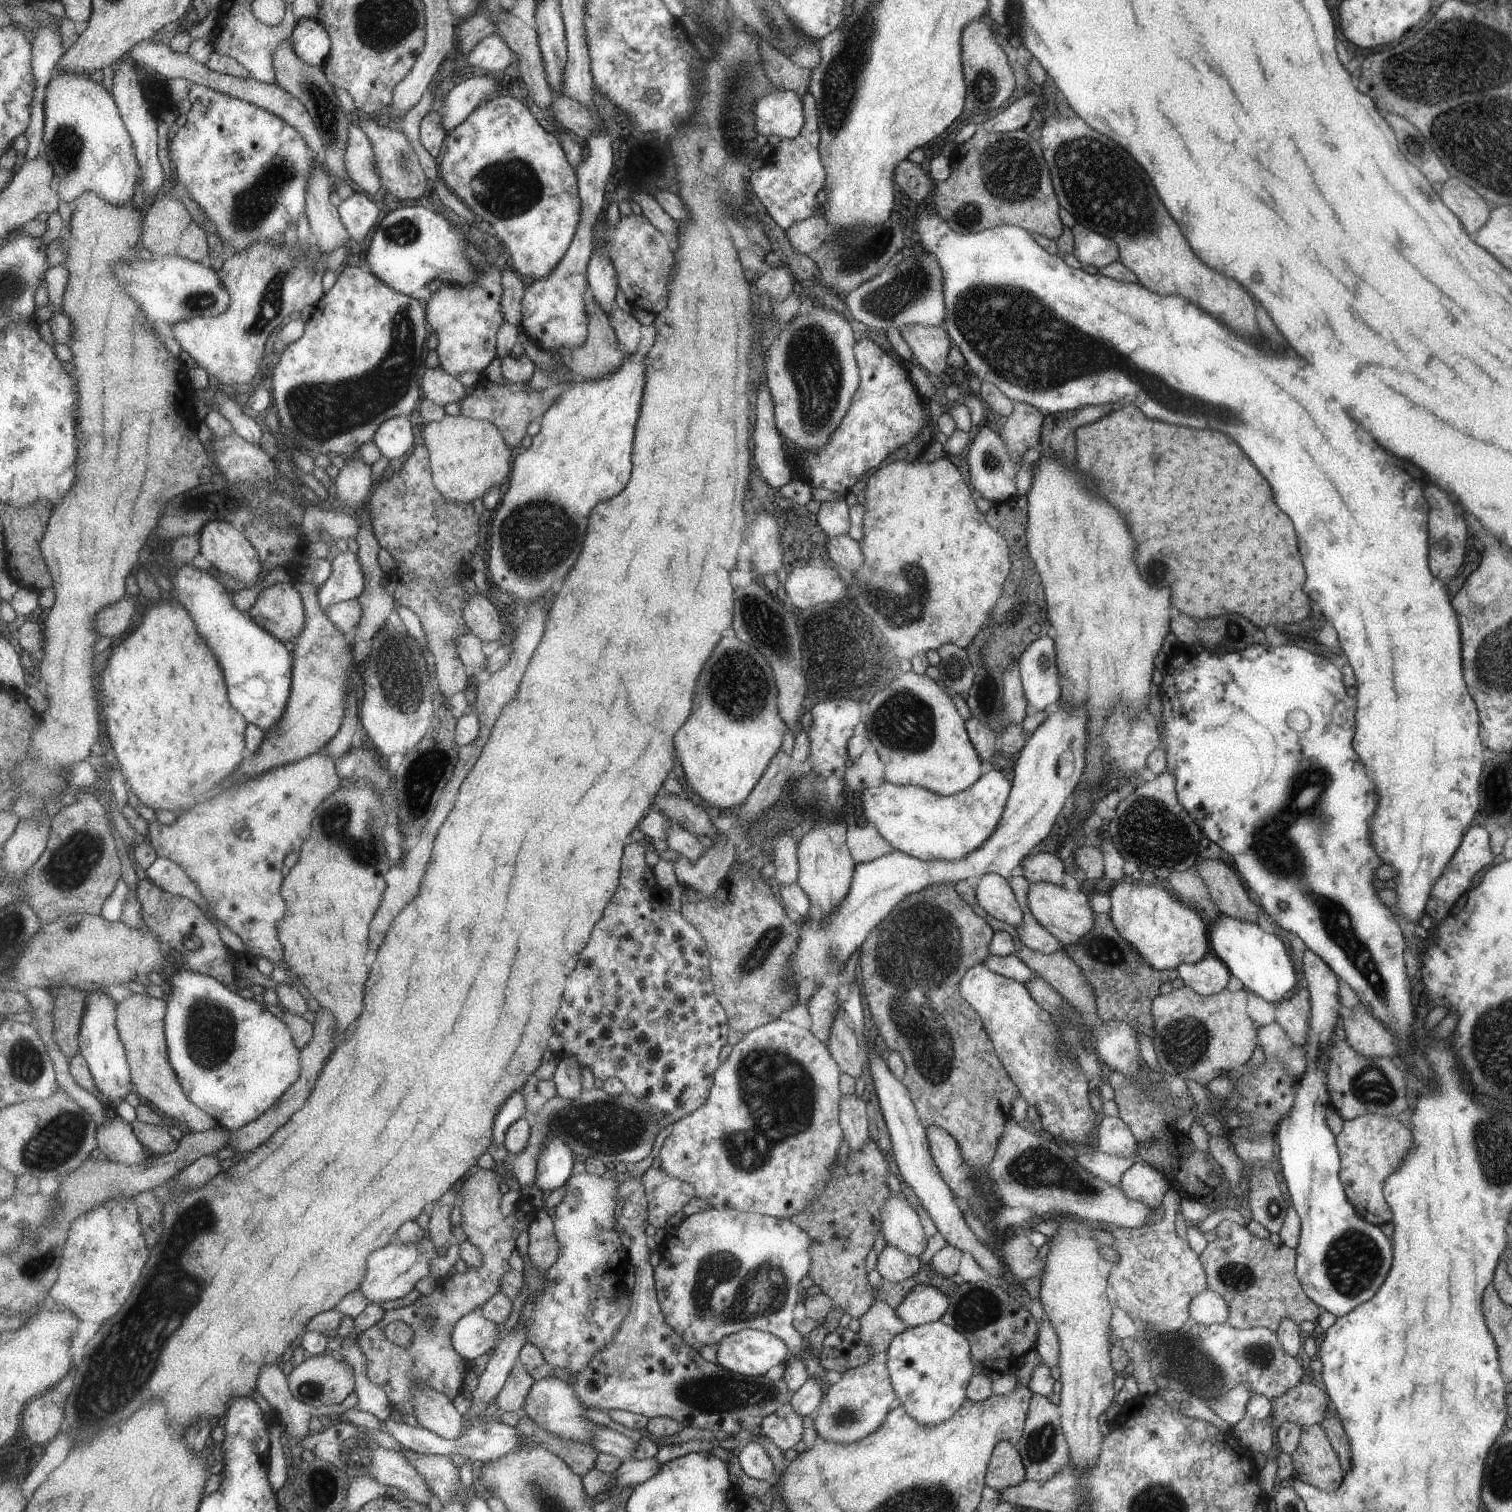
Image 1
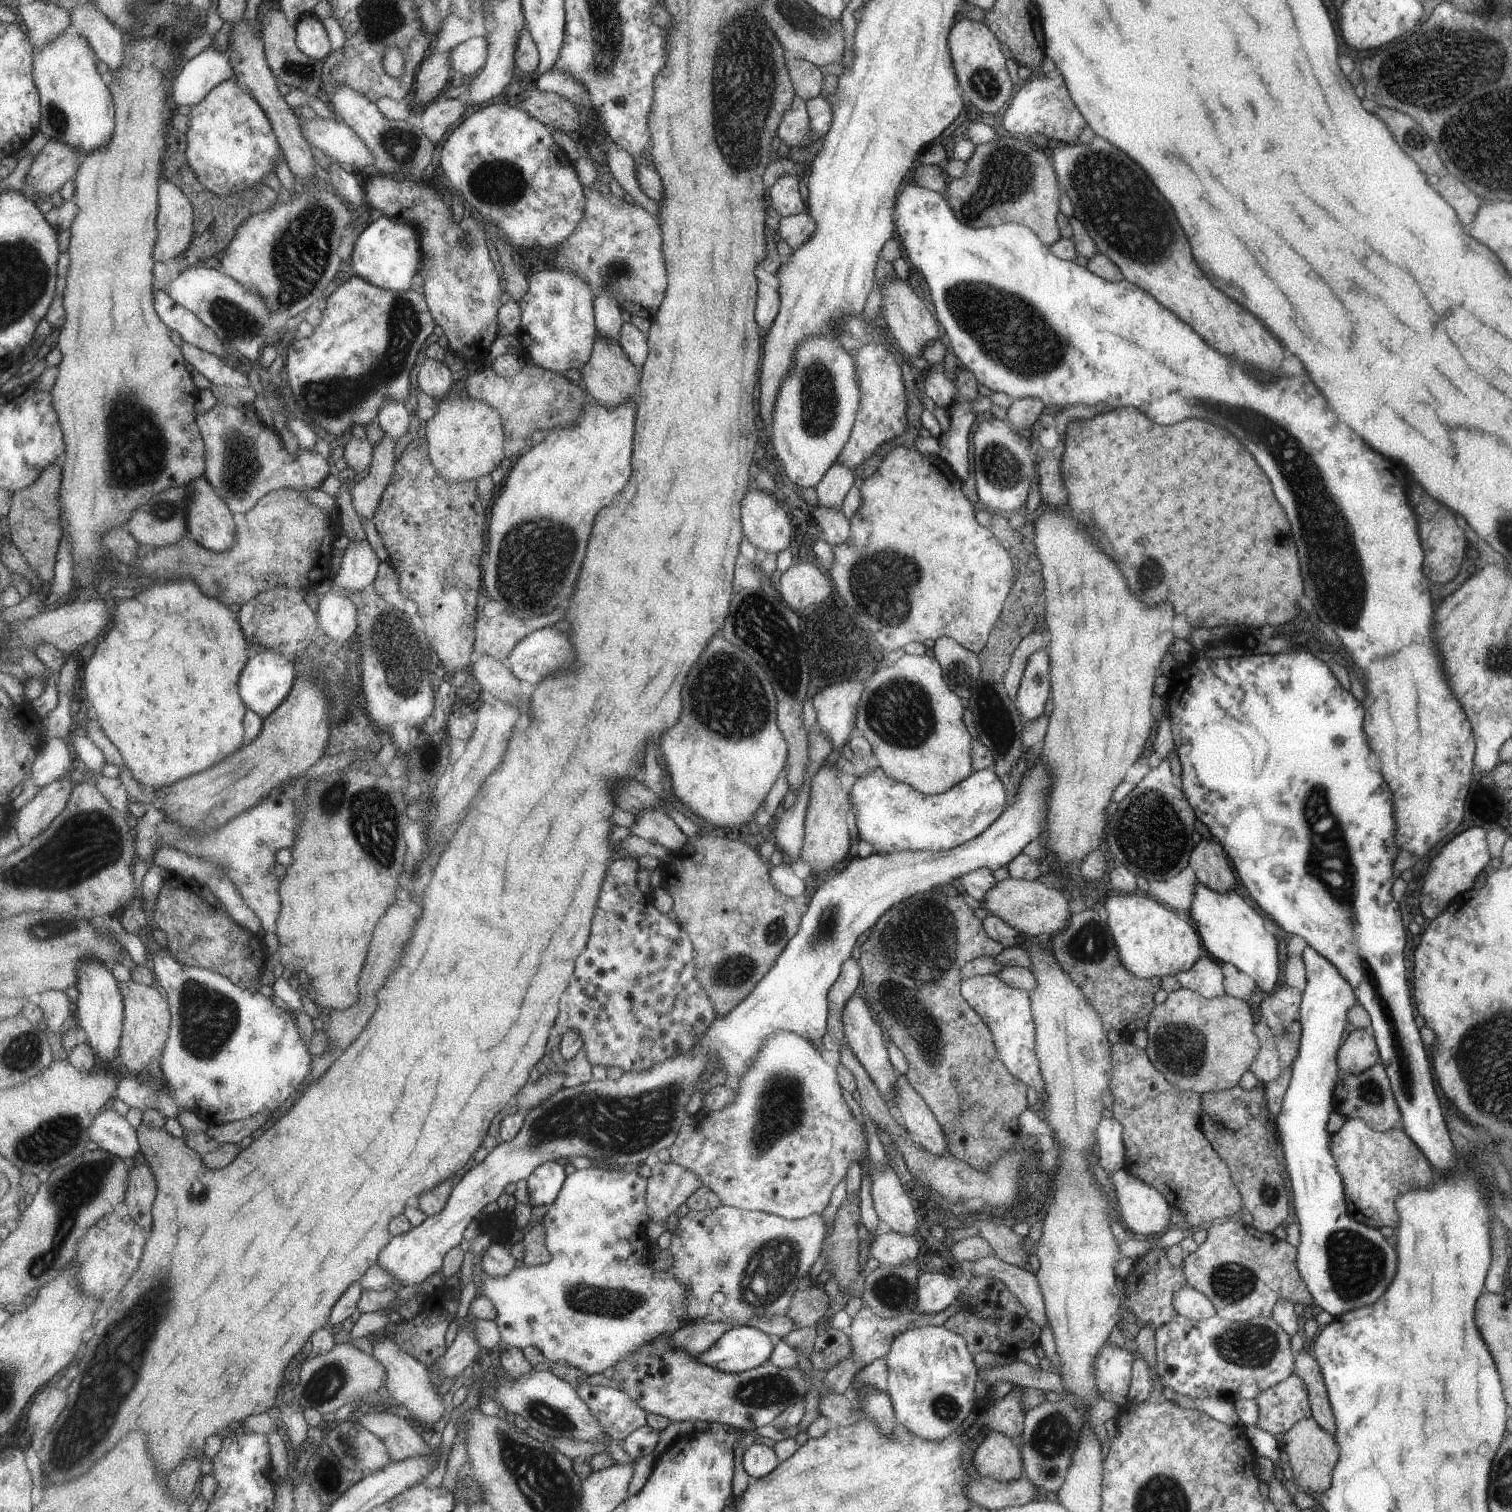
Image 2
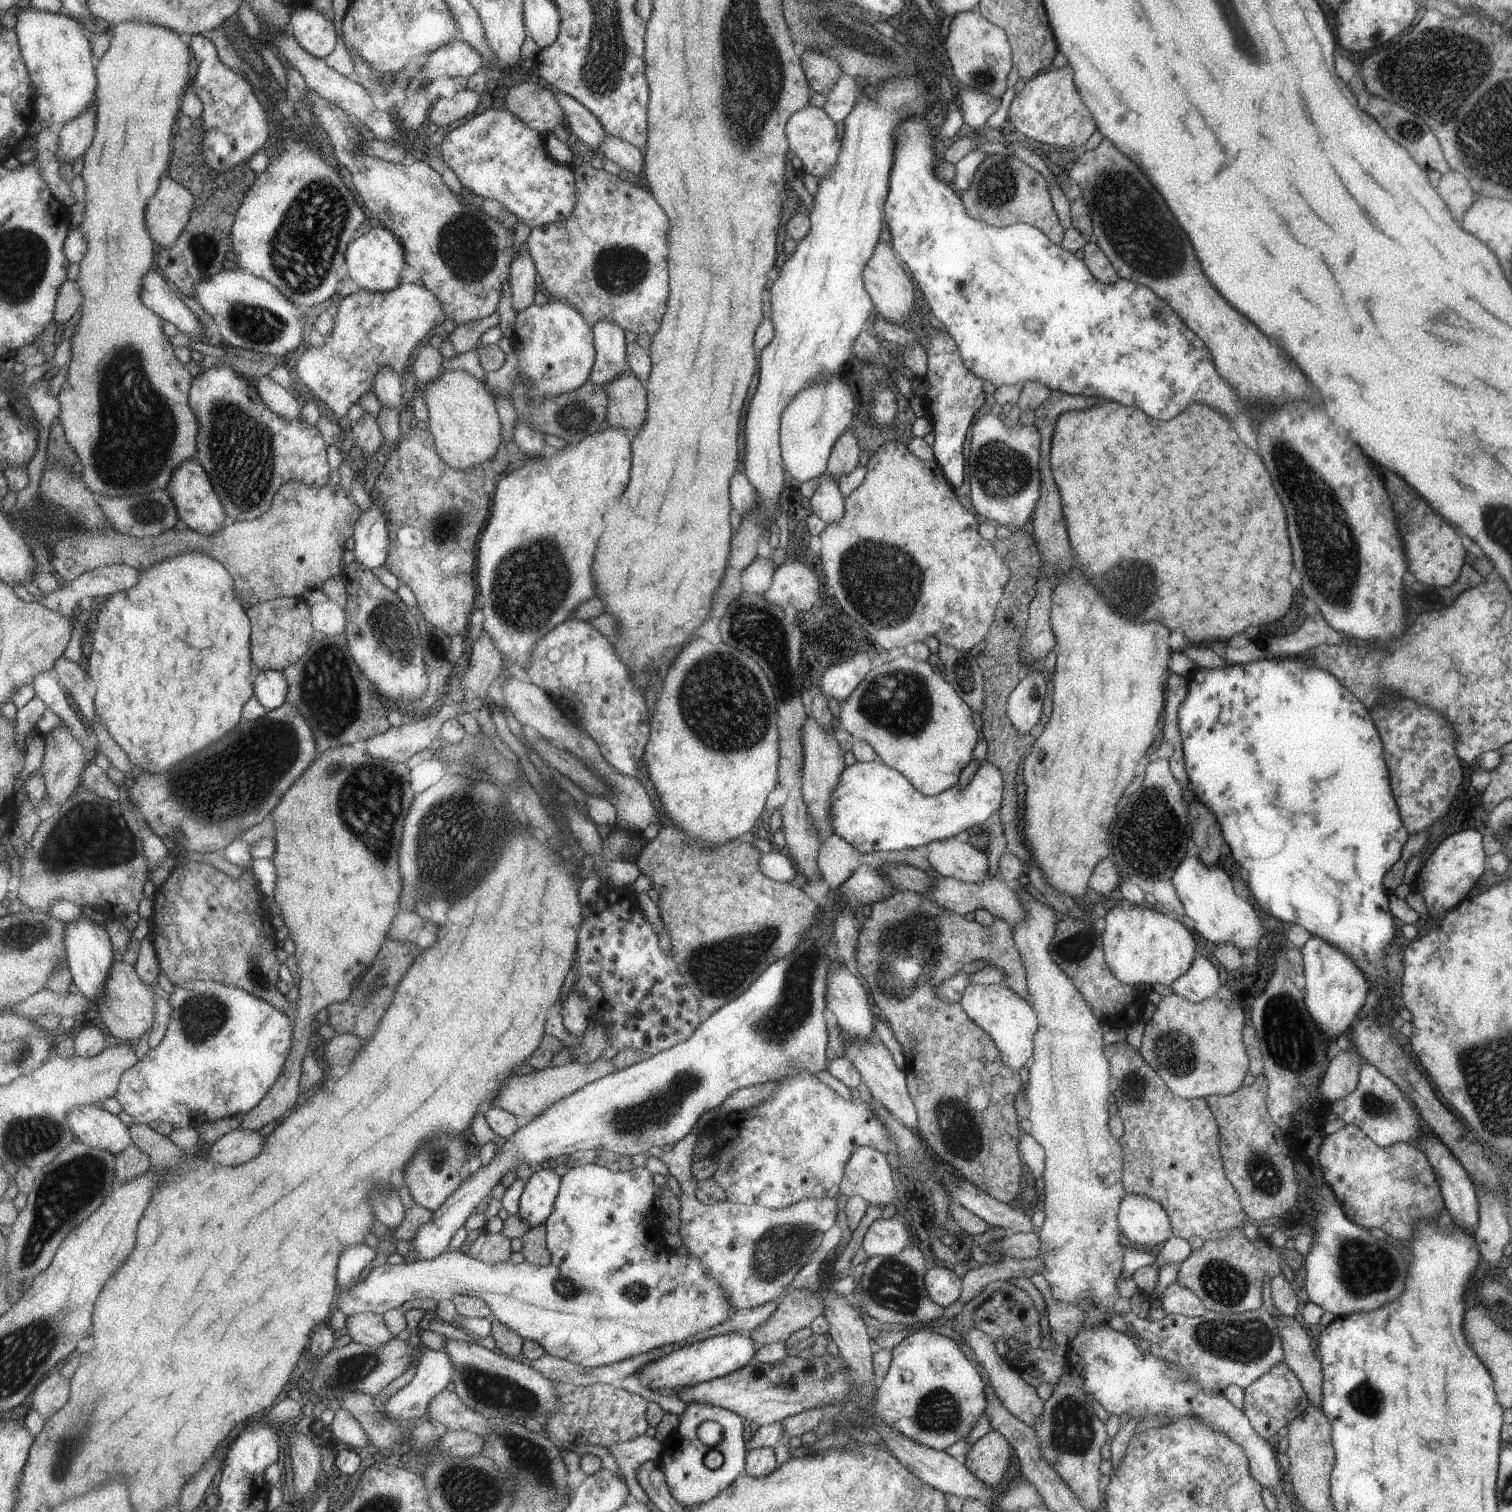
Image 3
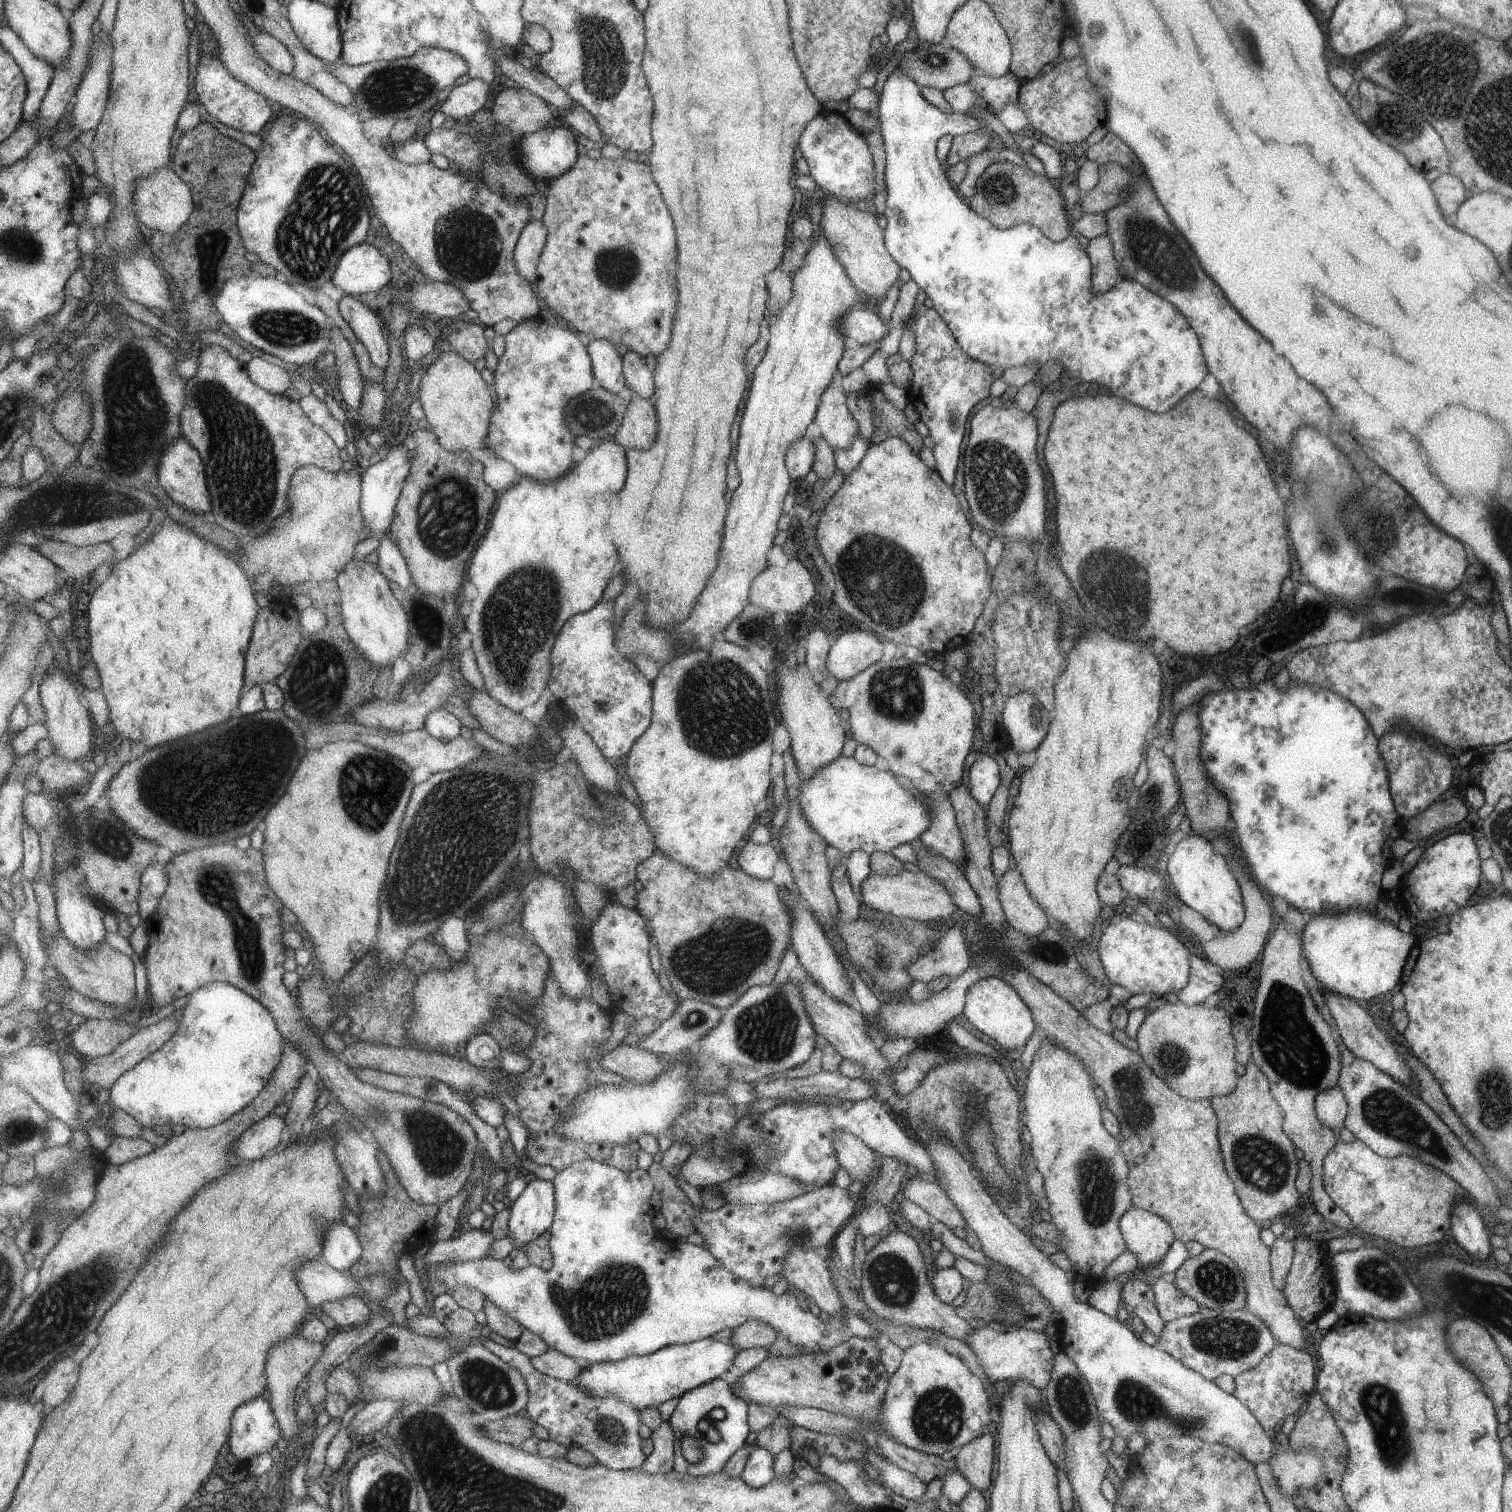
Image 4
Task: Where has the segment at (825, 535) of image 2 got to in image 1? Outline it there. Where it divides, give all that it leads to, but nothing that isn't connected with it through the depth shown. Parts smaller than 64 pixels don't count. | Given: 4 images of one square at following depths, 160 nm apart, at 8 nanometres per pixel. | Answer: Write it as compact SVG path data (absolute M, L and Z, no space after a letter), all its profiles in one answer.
M849 535L824 537L823 543L832 565L841 566L851 574L861 566L863 555L858 542Z

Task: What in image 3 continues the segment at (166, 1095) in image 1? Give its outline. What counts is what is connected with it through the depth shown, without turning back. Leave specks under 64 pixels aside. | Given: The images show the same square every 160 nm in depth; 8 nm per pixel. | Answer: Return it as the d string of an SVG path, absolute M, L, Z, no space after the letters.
M115 960L111 975L108 976L108 994L103 995L97 1010L102 1022L107 1026L113 1037L119 1038L123 1043L136 1043L149 1028L153 1028L153 1004L158 988L145 984L135 965L125 961Z

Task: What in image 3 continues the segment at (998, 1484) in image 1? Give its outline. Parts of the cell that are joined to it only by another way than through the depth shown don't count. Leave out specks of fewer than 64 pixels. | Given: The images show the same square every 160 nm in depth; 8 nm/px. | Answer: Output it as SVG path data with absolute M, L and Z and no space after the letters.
M991 1429L968 1448L961 1460L977 1480L995 1487L1009 1464L1009 1446L1000 1432Z

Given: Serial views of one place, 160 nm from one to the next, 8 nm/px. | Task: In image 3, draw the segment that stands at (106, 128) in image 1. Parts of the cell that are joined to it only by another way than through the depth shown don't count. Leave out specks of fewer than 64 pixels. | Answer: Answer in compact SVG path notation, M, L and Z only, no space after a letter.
M31 6L20 7L16 17L15 30L35 88L39 119L45 129L57 123L65 126L97 103L97 60L86 26L64 13L38 11Z

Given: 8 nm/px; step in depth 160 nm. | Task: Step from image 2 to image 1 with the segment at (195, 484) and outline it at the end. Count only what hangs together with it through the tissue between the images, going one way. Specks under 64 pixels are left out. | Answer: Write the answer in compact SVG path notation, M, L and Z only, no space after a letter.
M223 520L209 521L200 532L199 543L202 556L222 573L233 575L250 586L259 582L262 571L260 554L245 530L237 530L237 526Z

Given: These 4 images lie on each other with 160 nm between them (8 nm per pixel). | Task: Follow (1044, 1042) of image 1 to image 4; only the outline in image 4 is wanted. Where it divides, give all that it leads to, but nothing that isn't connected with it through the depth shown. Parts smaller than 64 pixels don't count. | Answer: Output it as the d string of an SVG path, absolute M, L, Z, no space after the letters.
M996 976L981 978L967 988L963 997L962 1013L979 1032L993 1038L1007 1052L1015 1046L1023 1046L1035 1026L1031 1009L1021 1000L1016 989Z

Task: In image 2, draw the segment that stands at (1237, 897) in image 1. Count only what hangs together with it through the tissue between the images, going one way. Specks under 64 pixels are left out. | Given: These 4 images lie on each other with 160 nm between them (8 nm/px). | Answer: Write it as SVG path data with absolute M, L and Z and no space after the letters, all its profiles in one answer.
M1200 837L1198 840L1189 857L1189 867L1193 869L1196 880L1215 892L1233 889L1235 878L1225 858L1224 848L1218 842Z

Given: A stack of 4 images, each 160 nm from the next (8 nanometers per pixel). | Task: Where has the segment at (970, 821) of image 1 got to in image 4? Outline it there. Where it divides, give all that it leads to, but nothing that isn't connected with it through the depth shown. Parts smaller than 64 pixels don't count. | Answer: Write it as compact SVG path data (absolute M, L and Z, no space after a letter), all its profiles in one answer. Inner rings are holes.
M979 753L968 768L970 795L983 807L992 800L999 787L1000 771L996 760L987 753ZM843 755L821 767L814 777L801 778L799 802L805 821L822 836L827 846L835 847L843 854L856 850L862 850L868 855L879 851L887 853L898 844L911 843L919 838L921 831L932 822L931 806L925 805L917 794L913 796L911 790L901 788L891 771L880 771L876 767L862 765L853 757Z

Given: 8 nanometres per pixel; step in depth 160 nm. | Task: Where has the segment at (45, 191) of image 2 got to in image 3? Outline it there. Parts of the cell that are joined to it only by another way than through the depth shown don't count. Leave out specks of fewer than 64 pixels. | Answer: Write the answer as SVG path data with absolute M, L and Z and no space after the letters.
M93 103L83 115L76 116L61 131L58 157L61 162L72 164L79 156L85 156L93 144L98 119L98 103Z

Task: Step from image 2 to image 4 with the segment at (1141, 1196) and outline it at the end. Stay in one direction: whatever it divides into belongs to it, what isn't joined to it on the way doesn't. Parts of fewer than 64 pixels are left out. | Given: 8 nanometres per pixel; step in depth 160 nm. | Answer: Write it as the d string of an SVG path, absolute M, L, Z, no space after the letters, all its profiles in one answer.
M1133 1206L1121 1215L1119 1227L1139 1269L1160 1263L1176 1238L1166 1220Z

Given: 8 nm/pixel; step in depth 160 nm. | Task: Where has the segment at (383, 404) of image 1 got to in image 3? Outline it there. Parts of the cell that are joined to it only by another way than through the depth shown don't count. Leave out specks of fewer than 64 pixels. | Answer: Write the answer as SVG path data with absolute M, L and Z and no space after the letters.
M401 283L386 293L360 288L337 298L335 308L332 333L325 337L323 346L307 346L295 370L297 380L314 395L319 408L339 418L347 416L351 405L367 390L373 390L381 367L389 365L405 373L415 346L447 319L444 304L423 283Z

